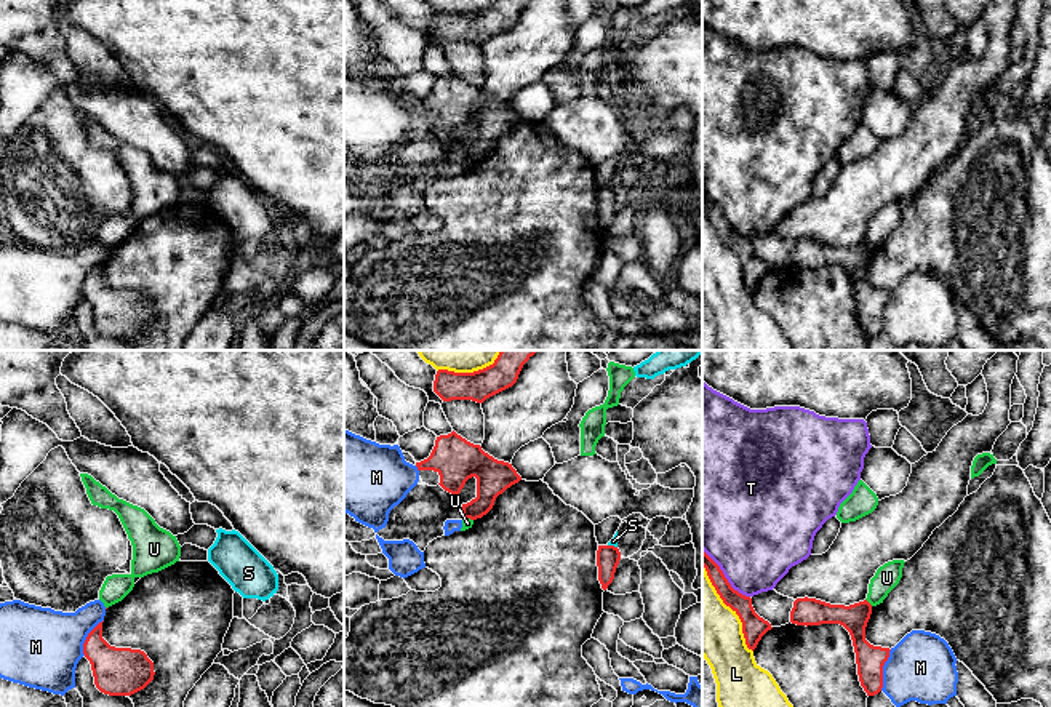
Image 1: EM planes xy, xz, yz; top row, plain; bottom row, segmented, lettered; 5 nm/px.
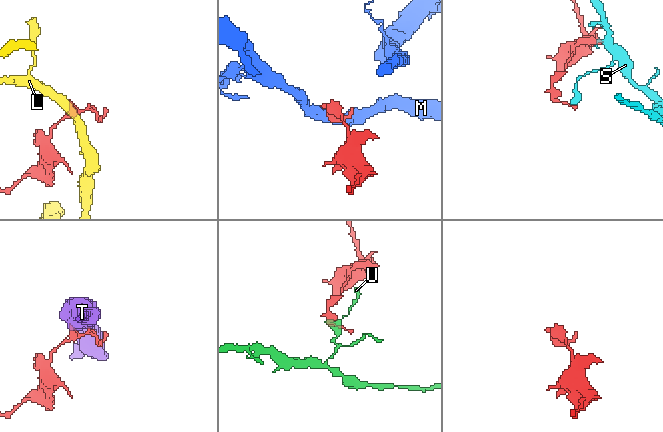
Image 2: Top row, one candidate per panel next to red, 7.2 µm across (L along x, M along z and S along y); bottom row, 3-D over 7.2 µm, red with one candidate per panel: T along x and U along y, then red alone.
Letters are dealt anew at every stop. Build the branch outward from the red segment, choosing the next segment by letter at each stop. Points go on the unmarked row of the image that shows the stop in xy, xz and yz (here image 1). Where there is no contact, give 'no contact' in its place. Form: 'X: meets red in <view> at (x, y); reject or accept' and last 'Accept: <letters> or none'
L: meets red in yz at (730, 248); reject
M: meets red in yz at (882, 312); reject
S: meets red in xz at (613, 187); reject
T: meets red in yz at (723, 218); reject
U: meets red in yz at (867, 243); reject
Accept: none

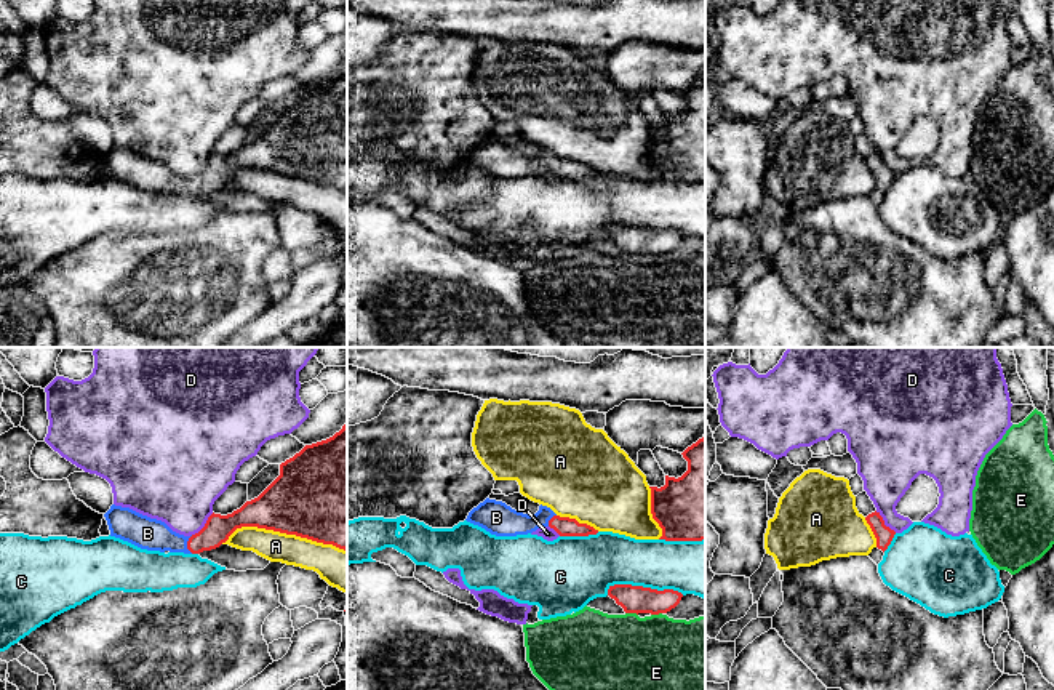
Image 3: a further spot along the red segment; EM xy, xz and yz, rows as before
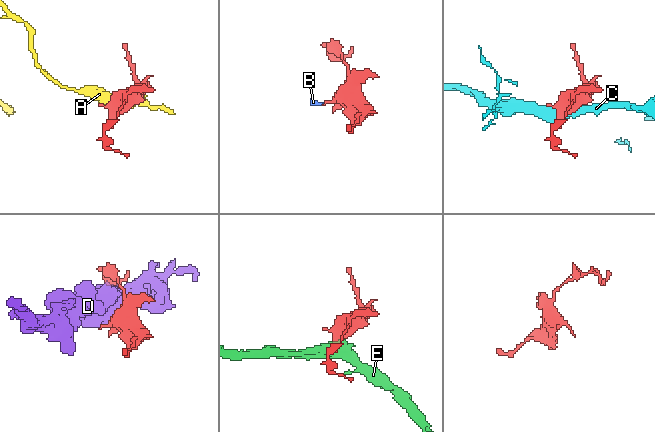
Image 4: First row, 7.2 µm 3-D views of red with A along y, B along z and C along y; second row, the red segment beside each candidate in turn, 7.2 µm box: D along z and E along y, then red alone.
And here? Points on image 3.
A: meets red in xy at (283, 173); reject
B: meets red in xy at (187, 186); accept
C: meets red in xz at (645, 229); reject
D: meets red in yz at (883, 165); reject
E: meets red in xz at (632, 253); reject
Accept: B

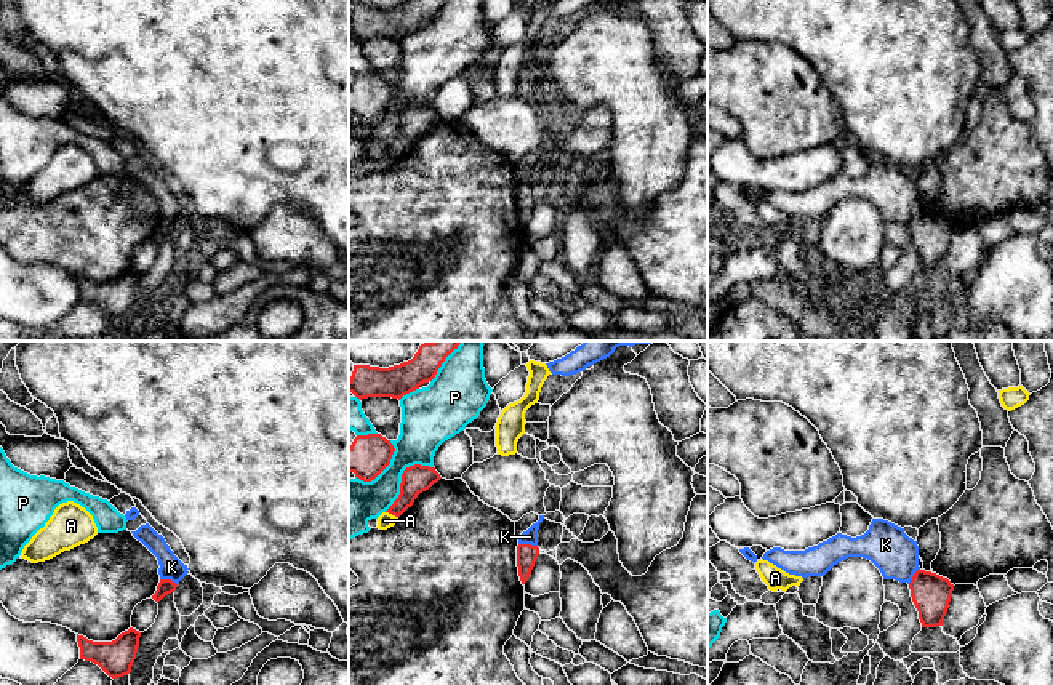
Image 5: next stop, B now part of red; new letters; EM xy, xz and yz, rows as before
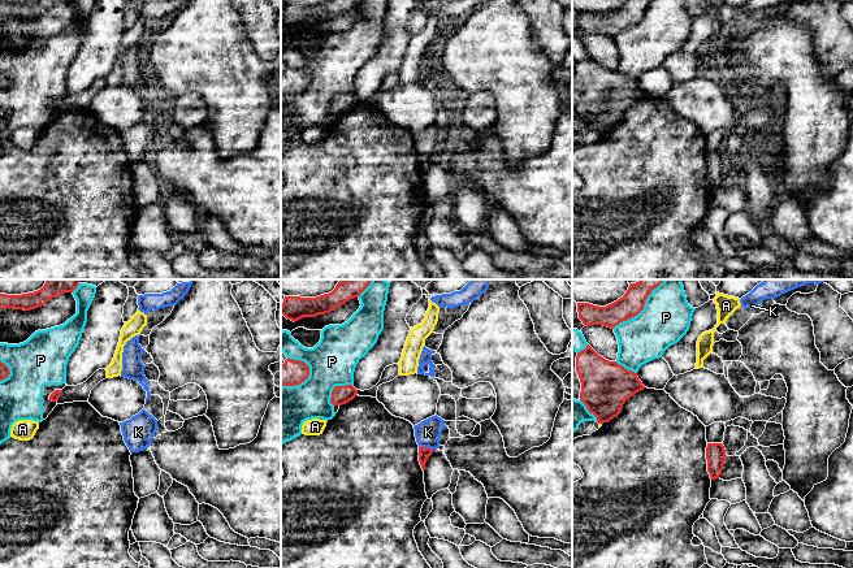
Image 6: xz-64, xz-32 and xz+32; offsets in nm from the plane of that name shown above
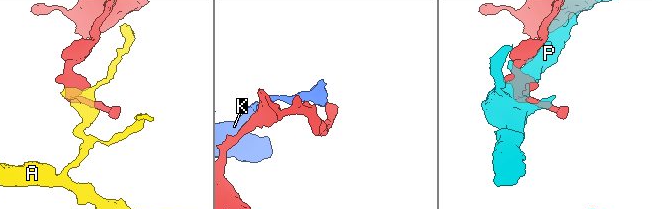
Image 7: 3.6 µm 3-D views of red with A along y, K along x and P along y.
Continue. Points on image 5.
A: meets red in xz at (392, 156); reject
K: meets red in xz at (528, 186); reject
P: meets red in xz at (402, 119); reject
Accept: none

